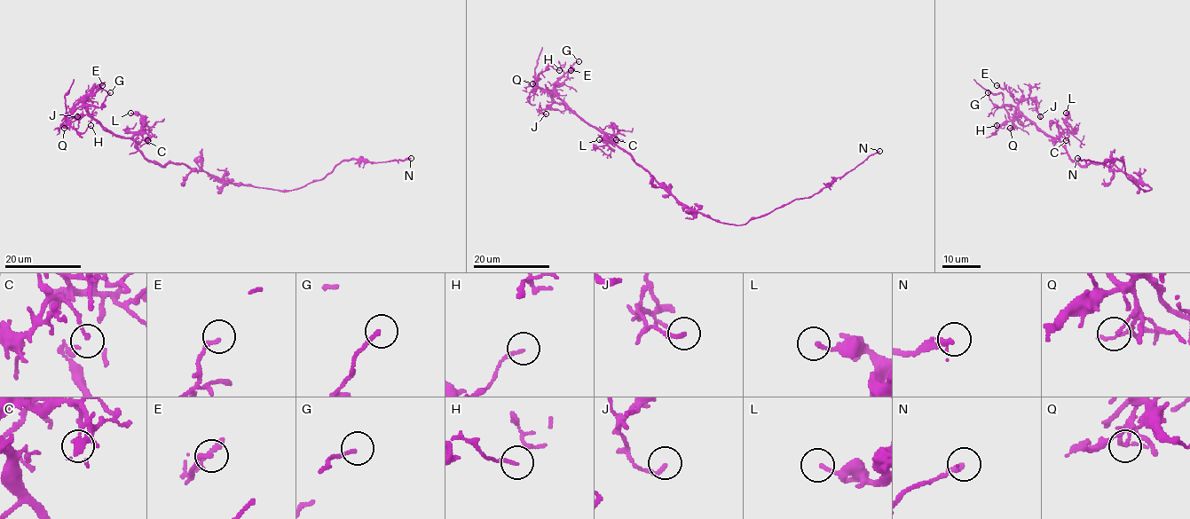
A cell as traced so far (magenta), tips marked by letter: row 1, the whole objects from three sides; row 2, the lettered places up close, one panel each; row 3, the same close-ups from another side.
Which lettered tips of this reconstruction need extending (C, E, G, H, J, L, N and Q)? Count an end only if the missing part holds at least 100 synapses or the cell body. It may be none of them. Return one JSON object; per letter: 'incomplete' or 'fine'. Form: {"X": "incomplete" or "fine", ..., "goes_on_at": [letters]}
{"C": "fine", "E": "fine", "G": "fine", "H": "fine", "J": "fine", "L": "fine", "N": "fine", "Q": "fine", "goes_on_at": []}

